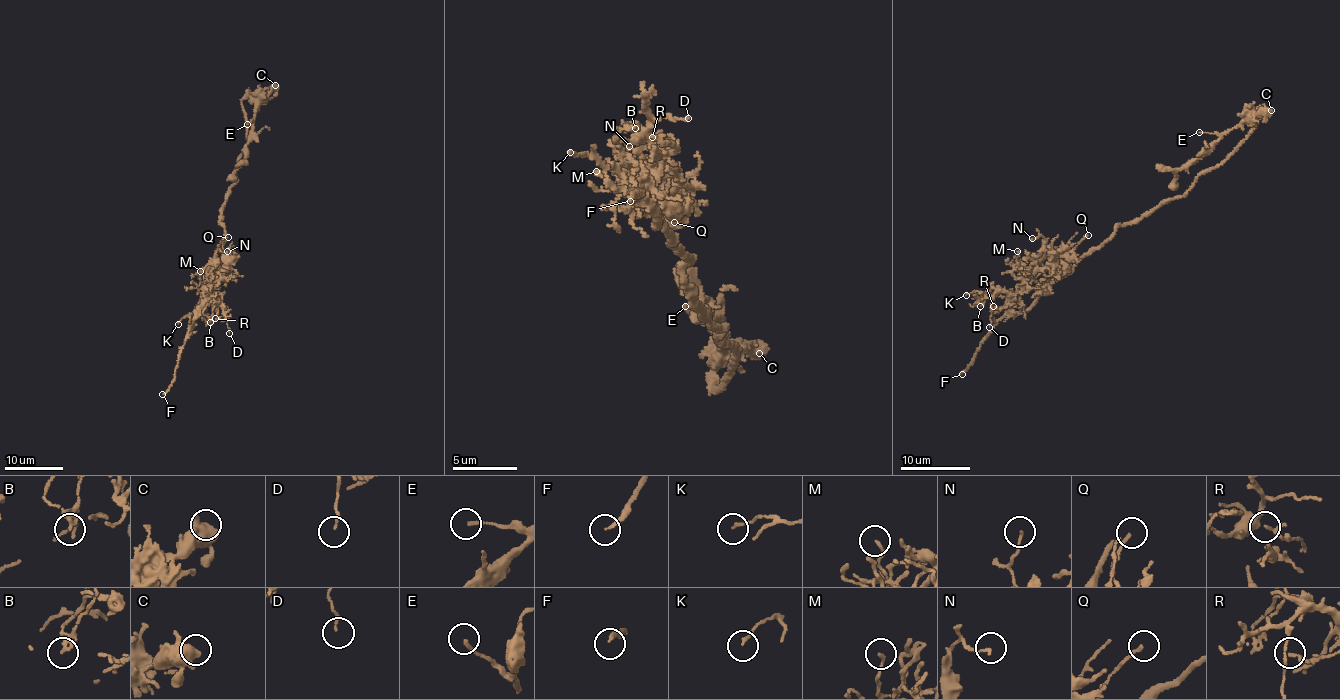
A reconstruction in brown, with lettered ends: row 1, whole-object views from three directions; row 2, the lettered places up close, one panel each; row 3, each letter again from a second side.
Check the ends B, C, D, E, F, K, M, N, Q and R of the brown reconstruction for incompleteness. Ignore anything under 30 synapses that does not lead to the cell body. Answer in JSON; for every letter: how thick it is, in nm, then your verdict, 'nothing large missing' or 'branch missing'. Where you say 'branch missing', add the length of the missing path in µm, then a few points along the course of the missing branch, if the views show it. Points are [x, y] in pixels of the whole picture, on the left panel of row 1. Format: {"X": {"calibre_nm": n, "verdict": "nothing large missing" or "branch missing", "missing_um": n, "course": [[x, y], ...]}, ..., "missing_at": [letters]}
{"B": {"calibre_nm": 150, "verdict": "nothing large missing"}, "C": {"calibre_nm": 460, "verdict": "nothing large missing"}, "D": {"calibre_nm": 110, "verdict": "nothing large missing"}, "E": {"calibre_nm": 140, "verdict": "nothing large missing"}, "F": {"calibre_nm": 150, "verdict": "branch missing", "missing_um": 30}, "K": {"calibre_nm": 110, "verdict": "nothing large missing"}, "M": {"calibre_nm": 130, "verdict": "nothing large missing"}, "N": {"calibre_nm": 120, "verdict": "nothing large missing"}, "Q": {"calibre_nm": 140, "verdict": "nothing large missing"}, "R": {"calibre_nm": 120, "verdict": "nothing large missing"}, "missing_at": ["F"]}

